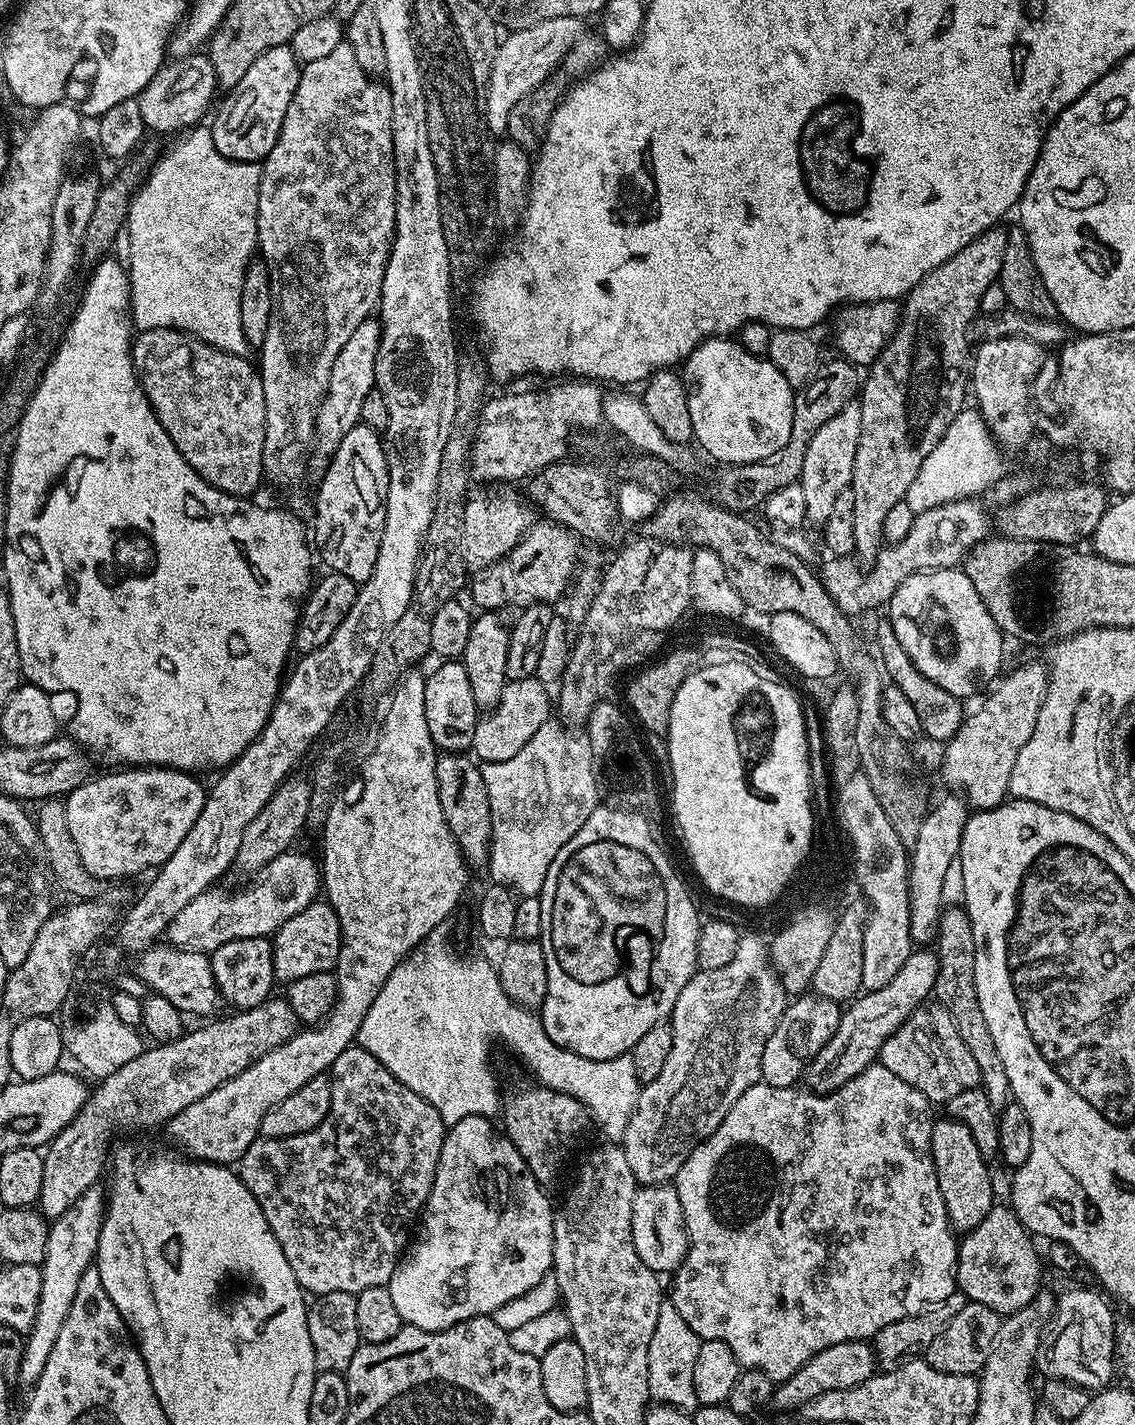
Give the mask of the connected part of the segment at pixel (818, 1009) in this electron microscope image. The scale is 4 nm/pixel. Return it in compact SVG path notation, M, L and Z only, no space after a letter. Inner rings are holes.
M797 995L785 1007L774 1034L770 1034L770 1042L766 1042L766 1050L762 1050L760 1075L763 1083L779 1088L793 1087L797 1083L795 1080L803 1077L808 1063L826 1046L826 1042L830 1042L834 1030L838 1030L841 1011L837 1001L828 1000L825 996Z

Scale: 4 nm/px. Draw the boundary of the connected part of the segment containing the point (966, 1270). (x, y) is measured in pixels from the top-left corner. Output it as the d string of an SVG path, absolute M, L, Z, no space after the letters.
M994 1206L990 1210L990 1214L986 1214L986 1218L982 1218L982 1222L978 1222L978 1226L974 1226L974 1230L963 1233L962 1239L958 1244L958 1251L956 1253L956 1286L959 1291L963 1292L965 1297L973 1304L985 1304L990 1306L990 1310L999 1312L1001 1314L1007 1314L1010 1312L1017 1312L1026 1307L1027 1304L1031 1304L1036 1299L1038 1293L1041 1291L1042 1285L1040 1285L1040 1260L1042 1264L1042 1256L1036 1253L1036 1248L1032 1245L1033 1237L1030 1235L1027 1228L1020 1223L1020 1219L1017 1218L1016 1213L1012 1211L1011 1207Z

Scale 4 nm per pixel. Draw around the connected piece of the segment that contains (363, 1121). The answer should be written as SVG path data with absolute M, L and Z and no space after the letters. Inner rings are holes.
M353 1046L347 1048L333 1062L329 1080L331 1082L330 1110L326 1118L313 1130L304 1134L296 1134L291 1138L266 1139L257 1137L251 1146L242 1154L238 1162L238 1175L254 1194L258 1206L262 1206L262 1214L266 1214L266 1222L278 1238L278 1246L282 1246L282 1254L286 1254L286 1262L290 1262L290 1270L294 1270L294 1278L298 1278L300 1287L312 1290L318 1297L322 1294L331 1294L334 1291L346 1291L350 1293L361 1292L370 1286L385 1286L388 1279L394 1274L396 1264L401 1258L409 1243L404 1239L406 1226L410 1222L414 1210L422 1210L425 1201L428 1200L430 1190L433 1188L434 1174L437 1172L438 1158L441 1156L442 1142L446 1125L441 1115L434 1110L428 1100L414 1093L400 1079L394 1078L365 1048Z

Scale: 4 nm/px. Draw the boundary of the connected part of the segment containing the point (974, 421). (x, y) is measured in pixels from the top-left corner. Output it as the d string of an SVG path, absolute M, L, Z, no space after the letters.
M965 407L954 422L942 434L938 446L926 454L926 462L922 462L922 470L918 470L918 478L910 482L910 490L905 494L904 501L910 506L912 512L919 512L925 508L942 506L946 502L967 500L979 497L988 487L999 485L1005 479L1004 472L1005 453L1002 451L992 431L980 417L975 407Z

